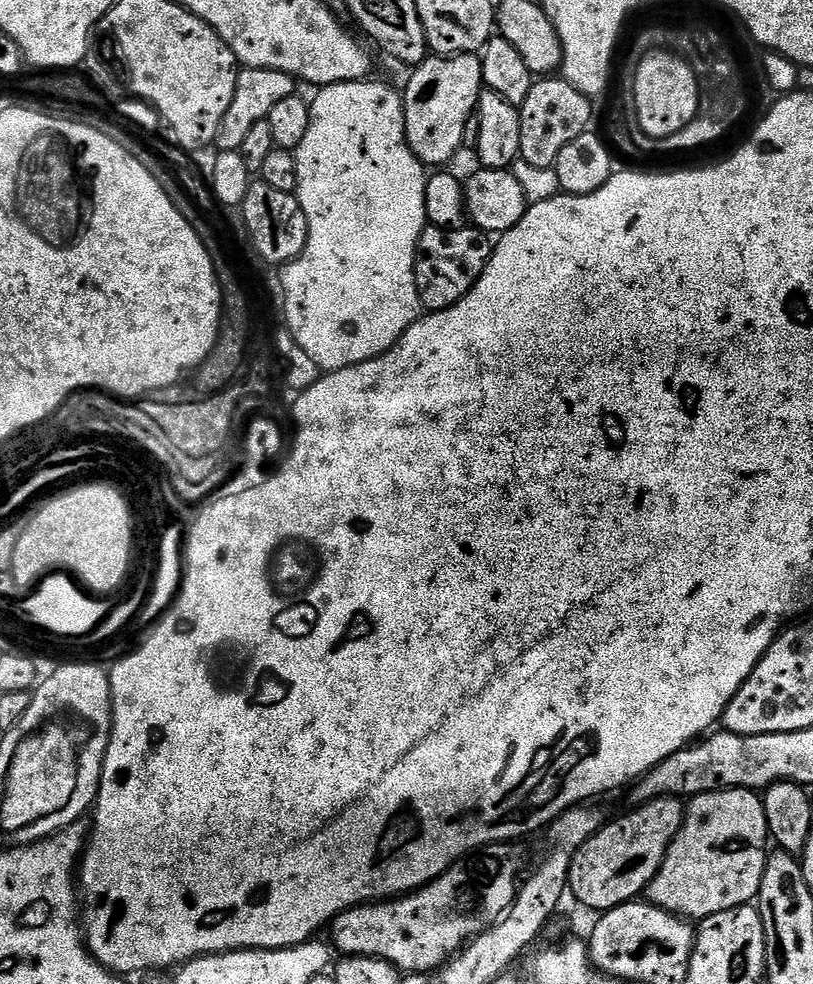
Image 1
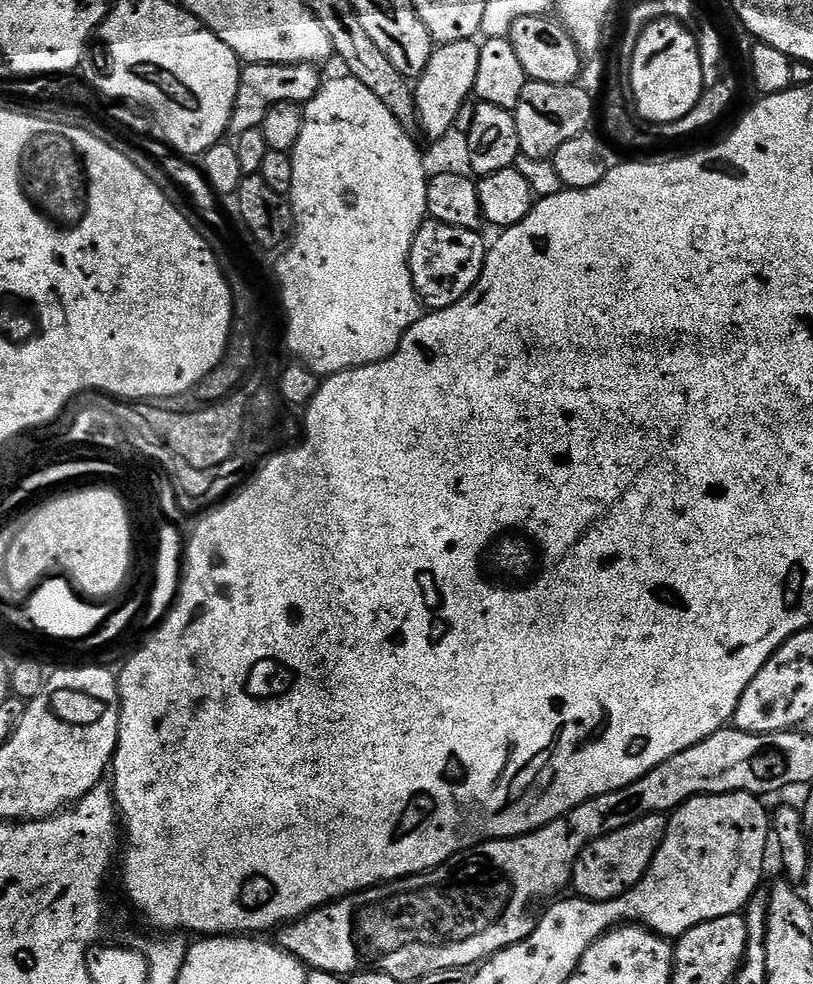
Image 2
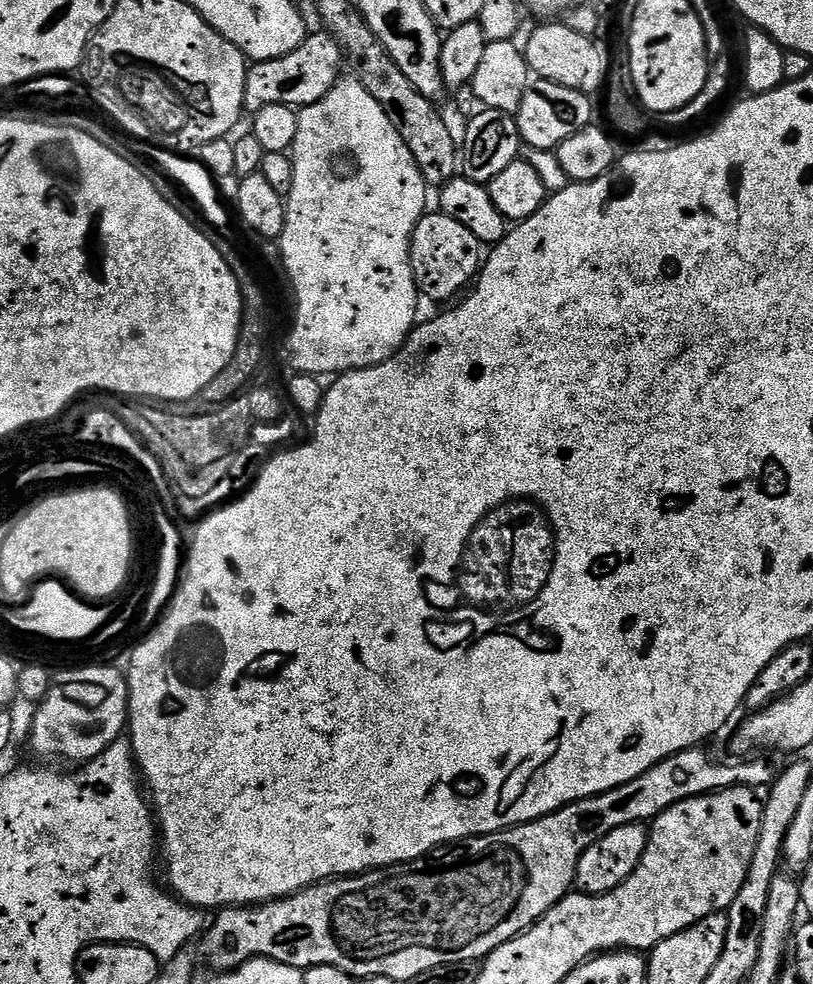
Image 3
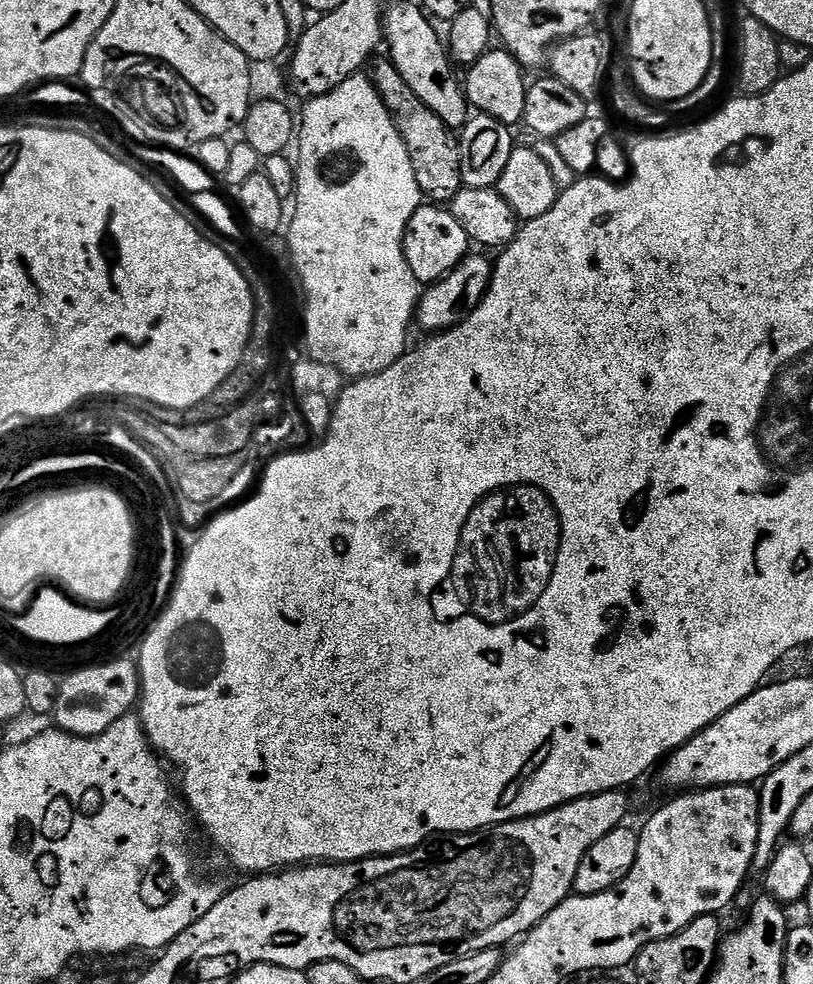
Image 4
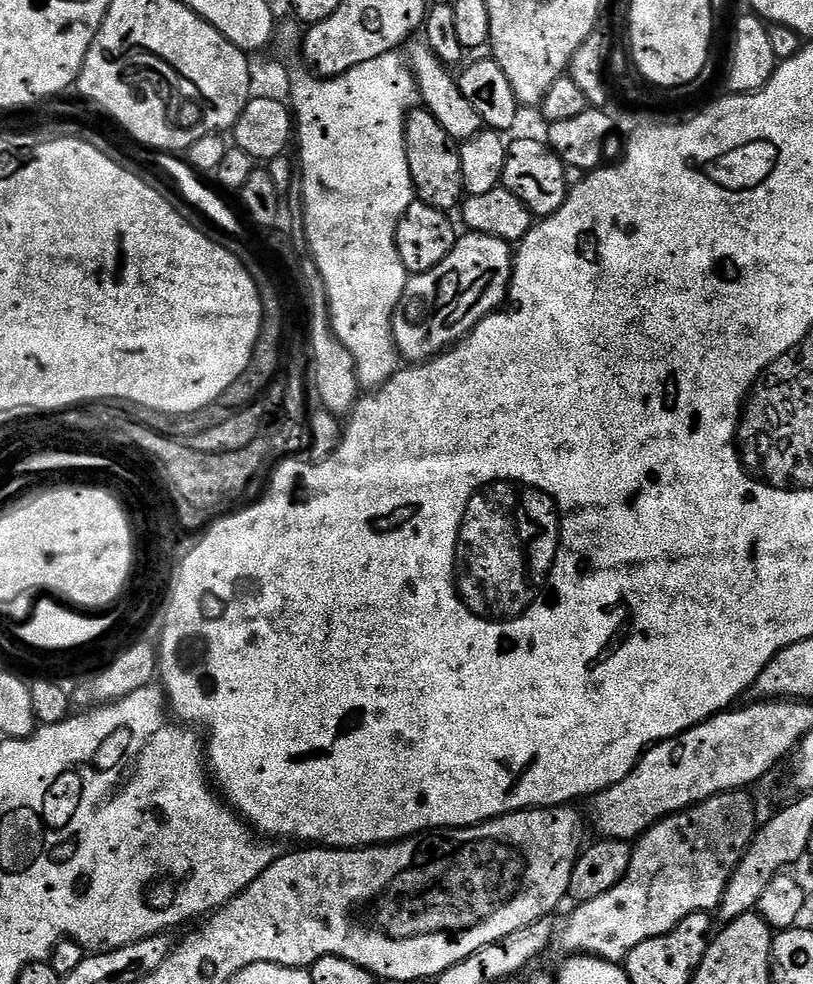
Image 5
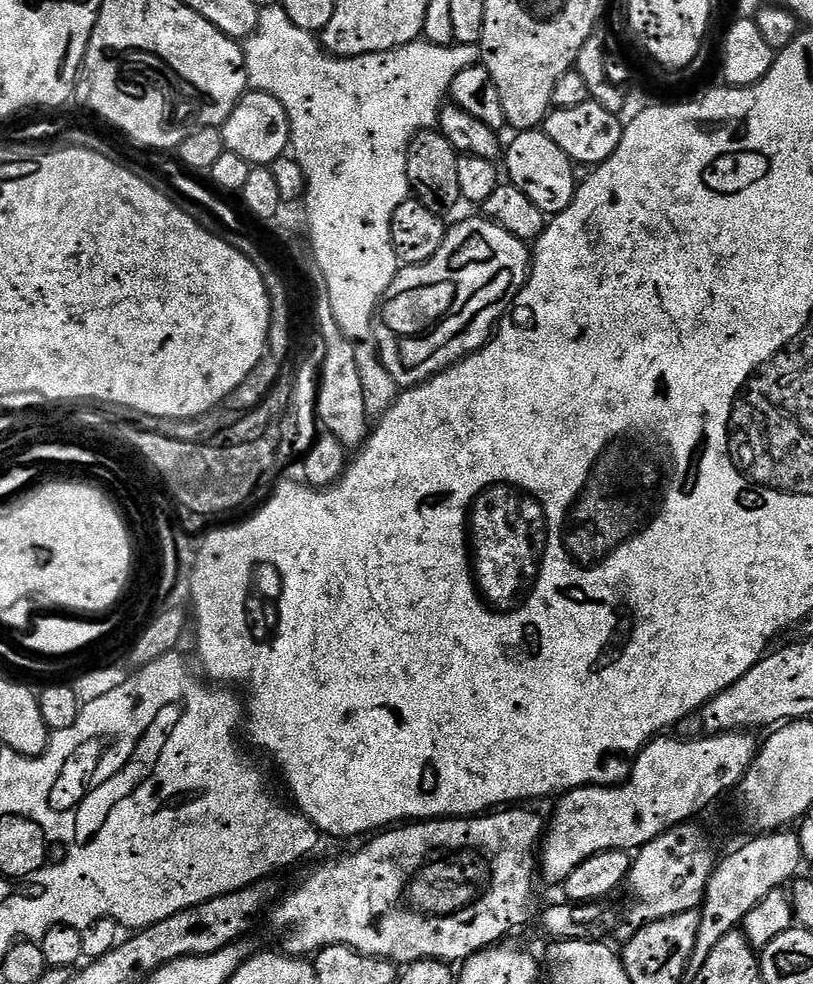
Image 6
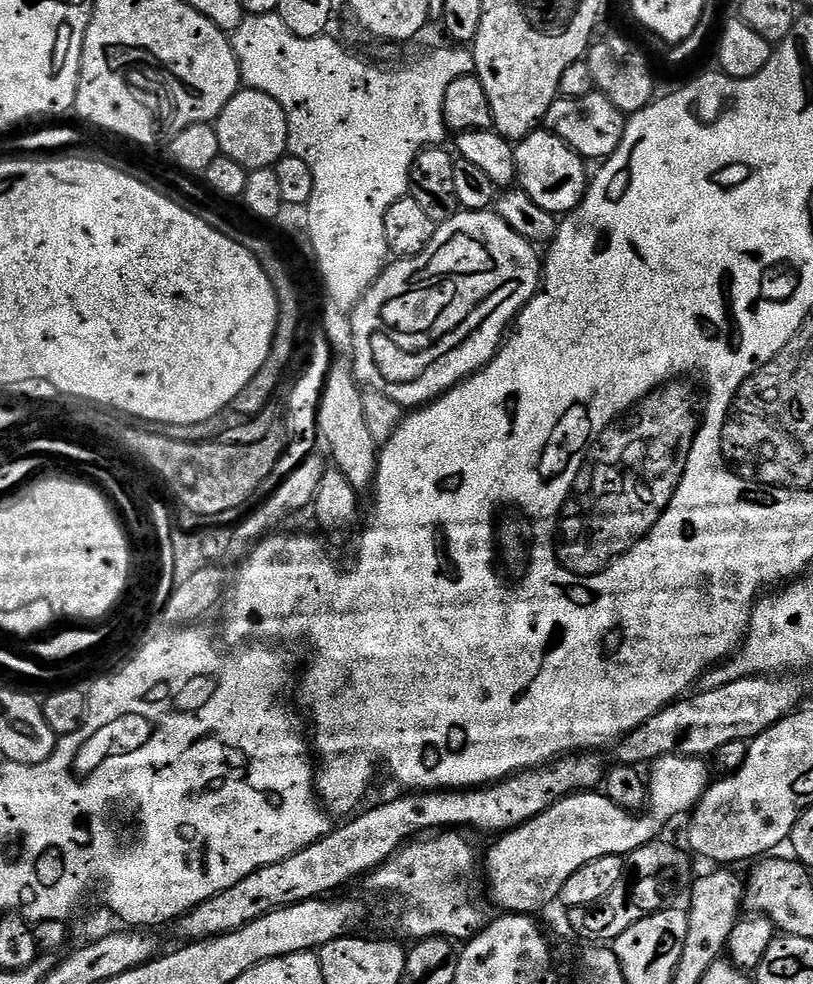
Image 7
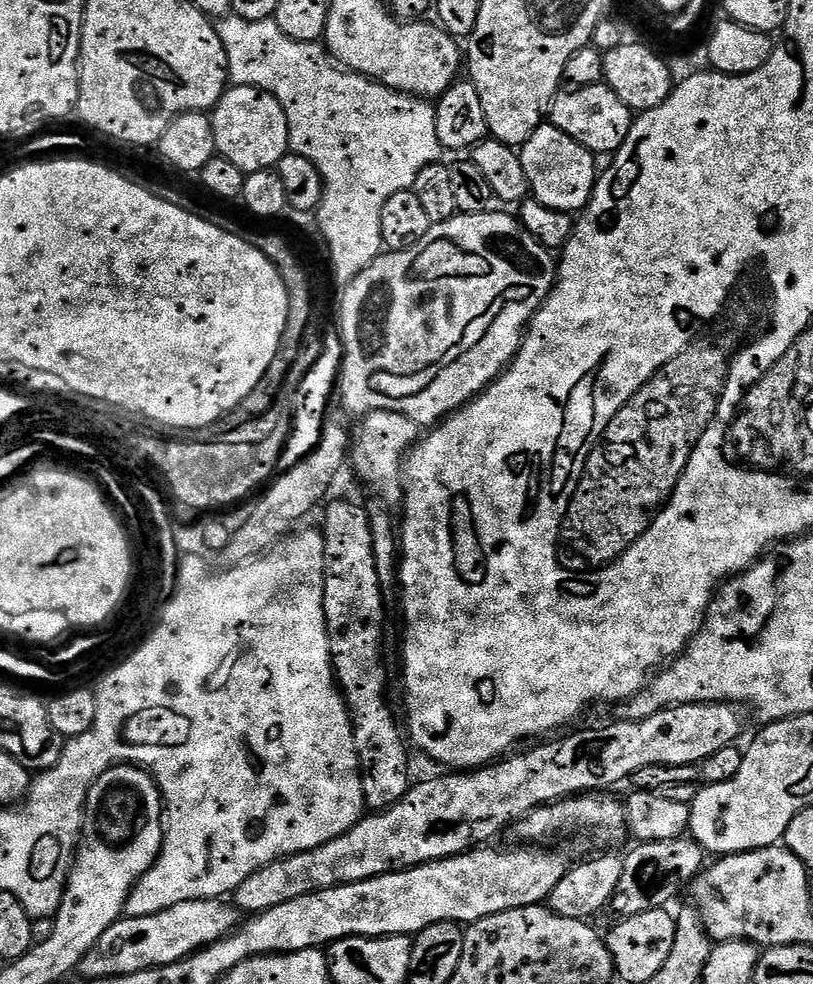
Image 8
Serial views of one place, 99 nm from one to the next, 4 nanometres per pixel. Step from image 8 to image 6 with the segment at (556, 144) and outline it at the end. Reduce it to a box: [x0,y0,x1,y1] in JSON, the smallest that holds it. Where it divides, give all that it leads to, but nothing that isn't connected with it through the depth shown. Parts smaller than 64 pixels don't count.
[502,130,578,217]

